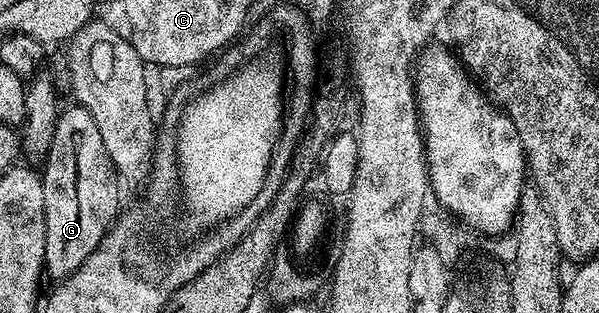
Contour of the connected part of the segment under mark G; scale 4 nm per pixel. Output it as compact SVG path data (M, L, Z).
M71 105L71 108L64 110L57 121L57 129L53 133L53 141L51 148L47 151L47 158L41 167L41 178L43 180L43 196L45 197L45 261L43 266L48 276L52 275L52 280L62 281L76 271L82 263L89 258L101 245L101 241L107 235L108 231L112 230L112 223L119 216L121 210L121 202L119 203L119 183L121 184L120 176L115 170L115 166L111 164L109 153L105 149L105 141L101 141L101 133L97 130L97 124L93 122L93 117L84 107Z

